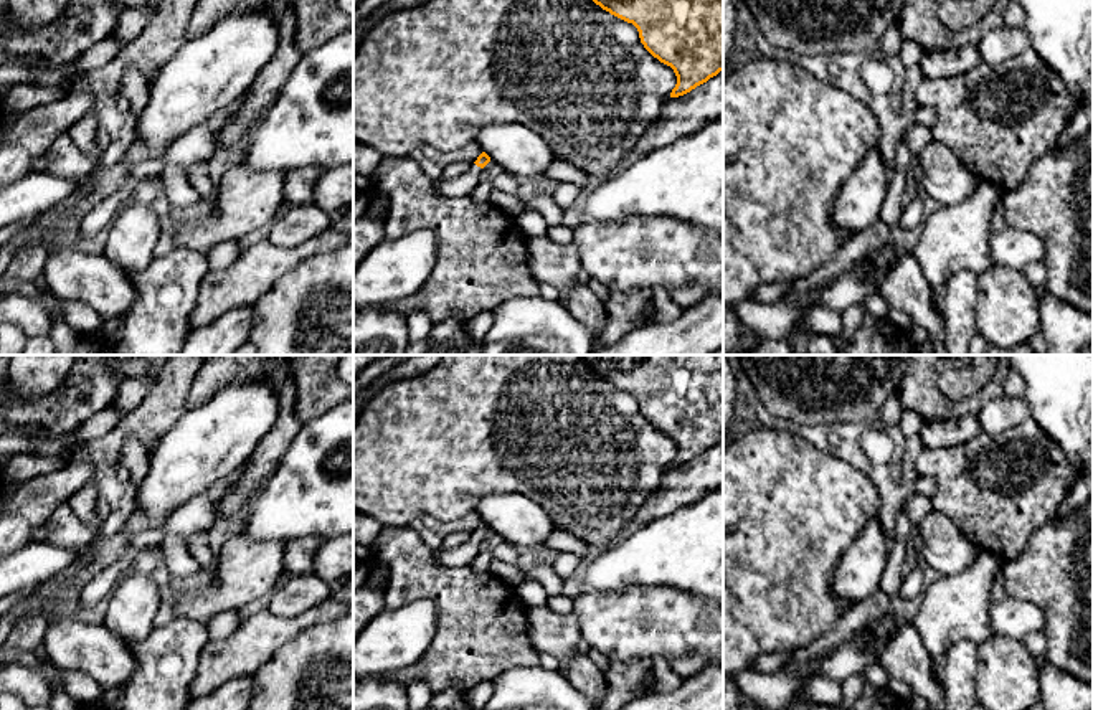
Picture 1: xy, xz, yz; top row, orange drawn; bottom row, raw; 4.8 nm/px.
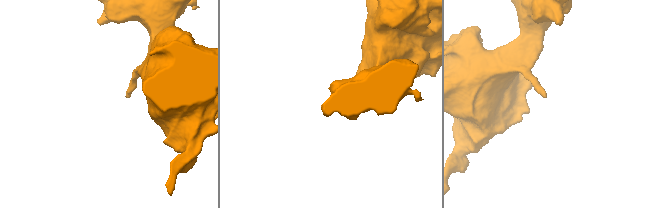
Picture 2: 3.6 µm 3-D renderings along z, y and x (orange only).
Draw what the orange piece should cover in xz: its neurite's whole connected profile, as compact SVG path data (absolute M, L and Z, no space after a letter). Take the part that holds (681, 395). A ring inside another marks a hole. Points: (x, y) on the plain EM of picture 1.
M580 355L603 380L632 393L644 418L670 436L677 454L670 467L679 467L723 441L723 355Z

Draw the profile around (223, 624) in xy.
M225 611L225 613L216 614L215 618L210 619L208 624L205 624L208 639L220 641L220 639L228 637L238 627L239 619L241 618L238 611Z

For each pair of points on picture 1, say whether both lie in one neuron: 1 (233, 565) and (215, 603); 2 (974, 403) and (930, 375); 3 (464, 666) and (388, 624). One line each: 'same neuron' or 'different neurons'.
1: same neuron
2: same neuron
3: different neurons

